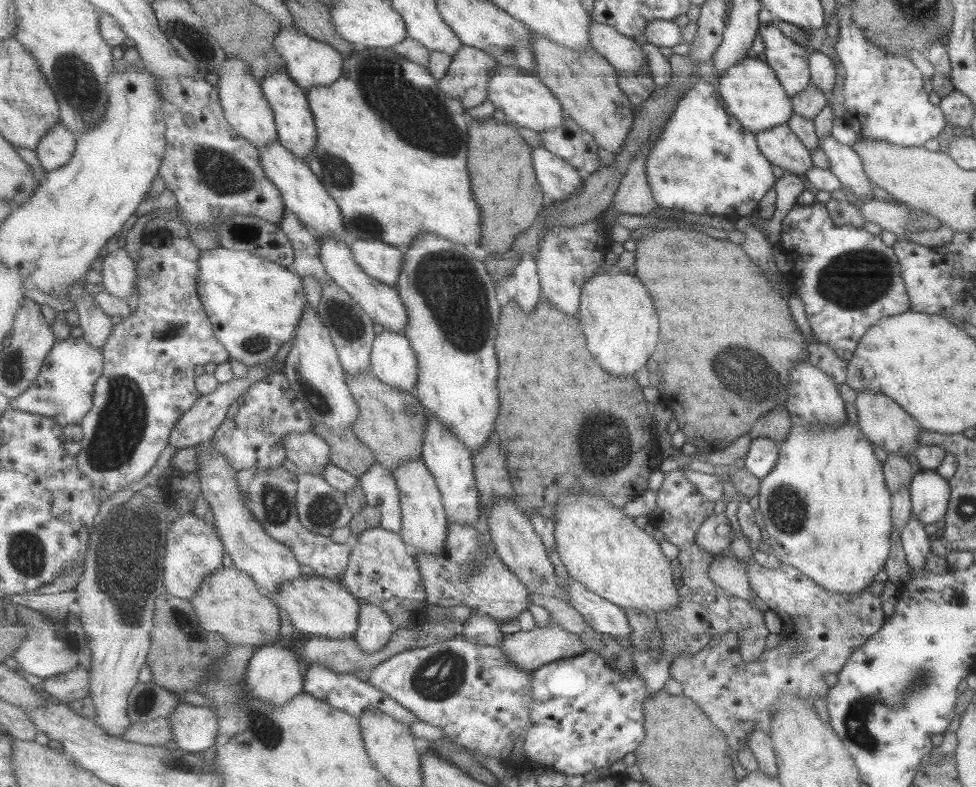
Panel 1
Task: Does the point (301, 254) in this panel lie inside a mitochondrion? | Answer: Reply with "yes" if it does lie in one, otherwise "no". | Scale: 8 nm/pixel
no

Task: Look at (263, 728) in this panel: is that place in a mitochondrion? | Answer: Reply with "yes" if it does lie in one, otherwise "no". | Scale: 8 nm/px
yes

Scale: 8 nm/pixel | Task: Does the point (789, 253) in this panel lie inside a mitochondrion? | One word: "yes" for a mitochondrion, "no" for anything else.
no

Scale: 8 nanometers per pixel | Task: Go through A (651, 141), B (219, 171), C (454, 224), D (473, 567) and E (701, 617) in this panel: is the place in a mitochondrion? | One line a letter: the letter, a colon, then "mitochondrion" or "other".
A: other
B: mitochondrion
C: other
D: mitochondrion
E: other

